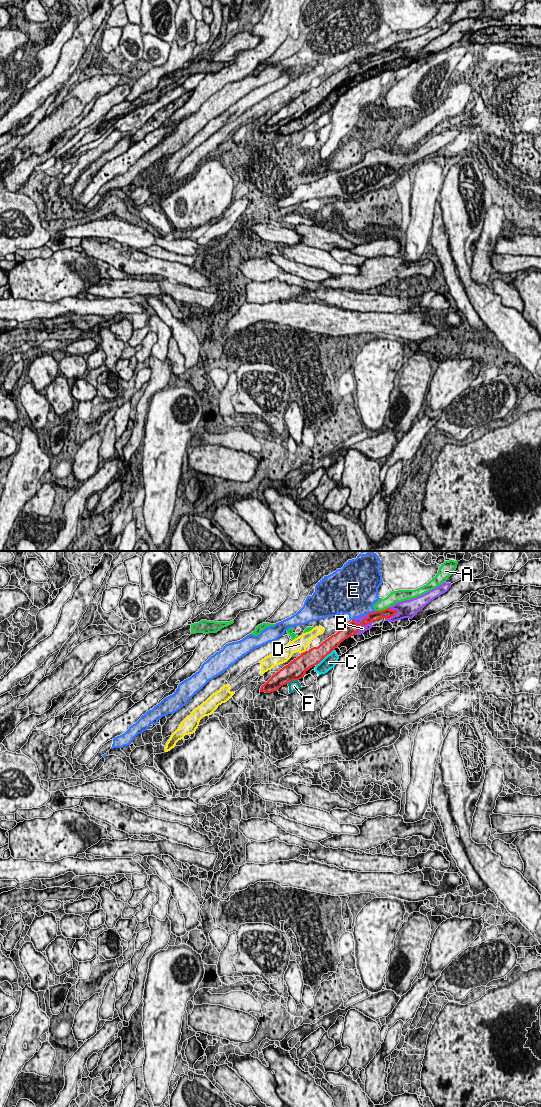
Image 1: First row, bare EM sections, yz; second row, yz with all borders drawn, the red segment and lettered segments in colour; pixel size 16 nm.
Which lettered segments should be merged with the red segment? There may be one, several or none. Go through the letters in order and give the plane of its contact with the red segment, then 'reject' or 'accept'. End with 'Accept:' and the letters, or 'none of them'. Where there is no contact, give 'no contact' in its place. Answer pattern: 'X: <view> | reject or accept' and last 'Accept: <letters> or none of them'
A: yz | reject
B: yz | reject
C: yz | reject
D: yz | reject
E: yz | reject
F: yz | reject
Accept: none of them

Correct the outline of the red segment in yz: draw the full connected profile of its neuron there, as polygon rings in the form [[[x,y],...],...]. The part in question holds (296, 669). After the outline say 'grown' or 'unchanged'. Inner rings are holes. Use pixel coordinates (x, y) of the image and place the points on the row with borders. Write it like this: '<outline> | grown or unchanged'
[[[389,607],[382,611],[369,613],[367,615],[368,617],[363,619],[360,624],[352,620],[346,627],[323,641],[318,647],[313,647],[301,653],[300,656],[272,675],[272,677],[261,686],[260,692],[271,693],[279,690],[281,686],[293,680],[301,679],[310,668],[319,664],[328,654],[335,650],[341,642],[354,636],[361,625],[366,626],[368,623],[381,618],[390,618],[394,616],[396,612],[397,610],[391,610]]] | unchanged

